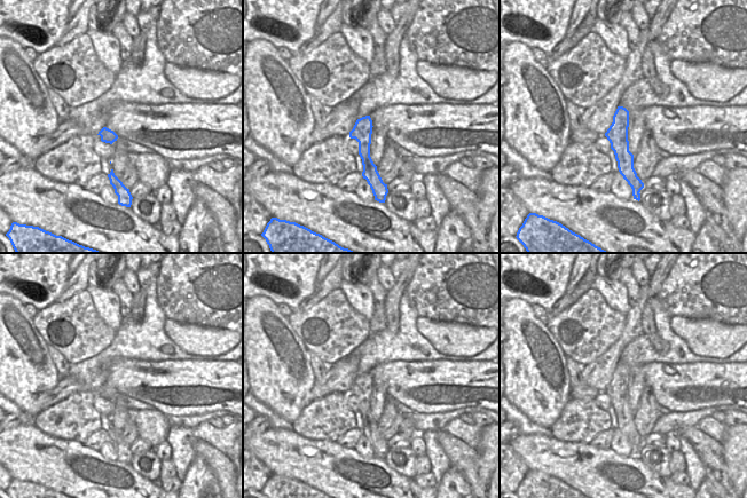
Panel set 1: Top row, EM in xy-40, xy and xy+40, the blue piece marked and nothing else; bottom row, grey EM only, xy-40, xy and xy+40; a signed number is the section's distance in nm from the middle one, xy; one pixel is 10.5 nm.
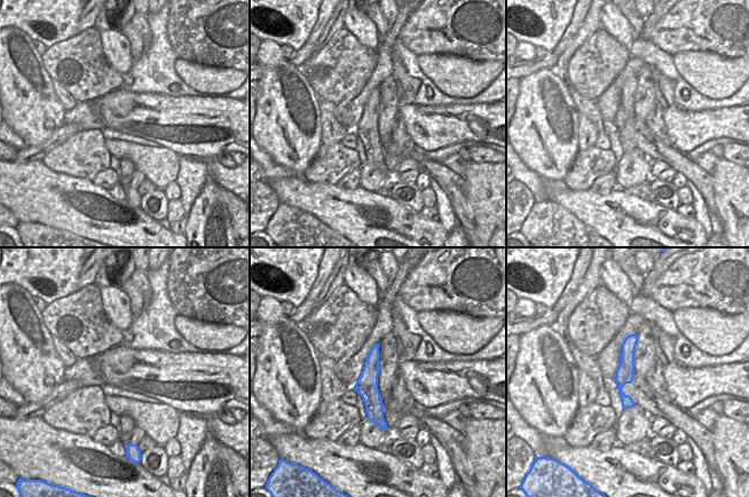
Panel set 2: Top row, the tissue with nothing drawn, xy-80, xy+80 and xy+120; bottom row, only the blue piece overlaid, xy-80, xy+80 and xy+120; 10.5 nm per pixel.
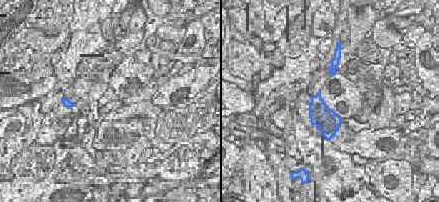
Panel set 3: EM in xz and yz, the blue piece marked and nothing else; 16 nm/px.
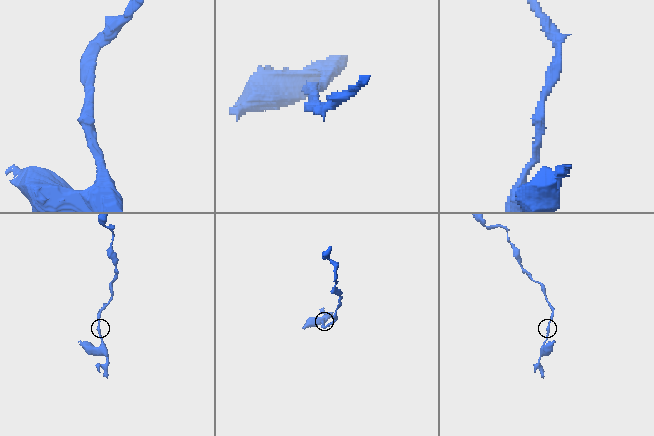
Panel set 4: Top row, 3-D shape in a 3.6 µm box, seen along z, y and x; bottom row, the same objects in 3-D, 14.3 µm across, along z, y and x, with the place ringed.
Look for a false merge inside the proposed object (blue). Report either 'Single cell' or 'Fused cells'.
Single cell

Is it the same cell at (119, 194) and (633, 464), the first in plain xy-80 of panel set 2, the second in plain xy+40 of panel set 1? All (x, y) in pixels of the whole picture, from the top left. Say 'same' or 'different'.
different

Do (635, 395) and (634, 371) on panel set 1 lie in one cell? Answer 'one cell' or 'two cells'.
one cell

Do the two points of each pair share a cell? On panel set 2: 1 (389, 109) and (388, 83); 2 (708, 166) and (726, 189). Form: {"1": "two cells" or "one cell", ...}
{"1": "one cell", "2": "two cells"}

